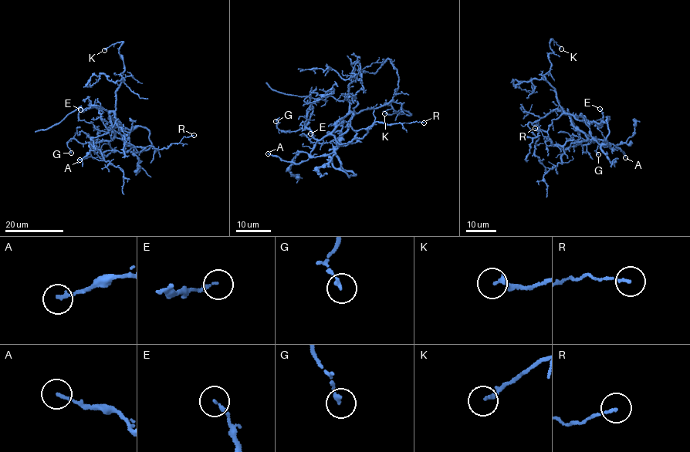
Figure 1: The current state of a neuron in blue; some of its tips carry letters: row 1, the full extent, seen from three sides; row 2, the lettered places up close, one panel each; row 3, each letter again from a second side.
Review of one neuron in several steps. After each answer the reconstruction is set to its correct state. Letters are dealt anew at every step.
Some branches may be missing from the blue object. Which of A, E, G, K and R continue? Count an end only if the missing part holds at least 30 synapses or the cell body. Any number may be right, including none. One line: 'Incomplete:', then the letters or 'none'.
Incomplete: none

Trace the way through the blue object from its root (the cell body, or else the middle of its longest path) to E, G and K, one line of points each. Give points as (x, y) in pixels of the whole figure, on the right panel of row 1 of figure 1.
E: (573, 123), (564, 111), (601, 128), (603, 122), (600, 109)
G: (573, 123), (588, 135), (596, 137), (591, 141), (601, 143), (605, 139), (597, 146), (596, 151), (598, 154)
K: (573, 123), (559, 104), (554, 87), (543, 78), (551, 65), (552, 39), (561, 48)

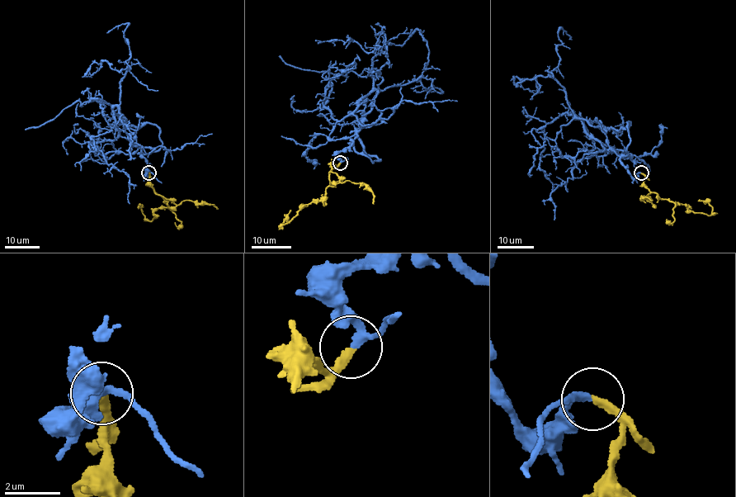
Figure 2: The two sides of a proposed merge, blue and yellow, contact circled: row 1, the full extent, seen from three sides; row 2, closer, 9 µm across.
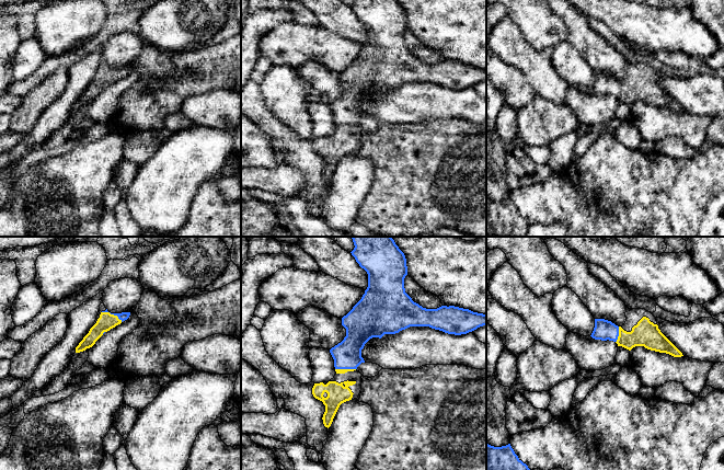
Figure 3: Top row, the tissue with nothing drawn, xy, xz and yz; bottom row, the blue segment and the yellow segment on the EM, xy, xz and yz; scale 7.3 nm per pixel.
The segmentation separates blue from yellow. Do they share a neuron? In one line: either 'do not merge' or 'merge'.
merge

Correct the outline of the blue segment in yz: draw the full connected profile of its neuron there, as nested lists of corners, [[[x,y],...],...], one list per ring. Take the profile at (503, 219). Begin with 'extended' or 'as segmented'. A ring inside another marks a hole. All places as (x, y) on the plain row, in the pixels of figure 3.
as segmented; [[[486,197],[486,237],[525,237],[529,225],[510,198],[494,202]]]

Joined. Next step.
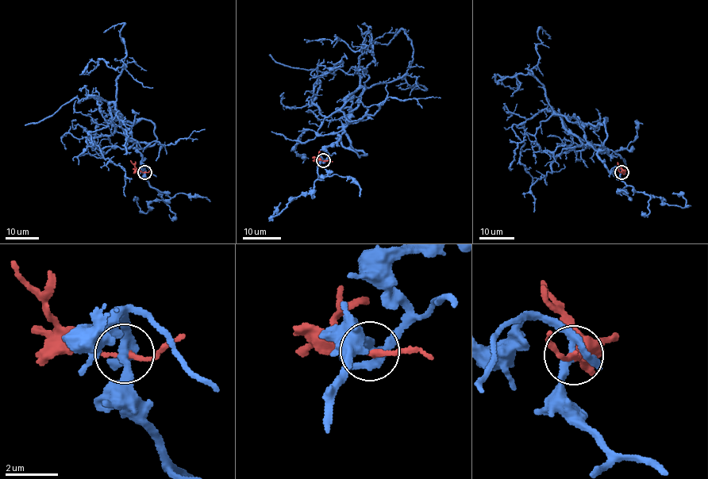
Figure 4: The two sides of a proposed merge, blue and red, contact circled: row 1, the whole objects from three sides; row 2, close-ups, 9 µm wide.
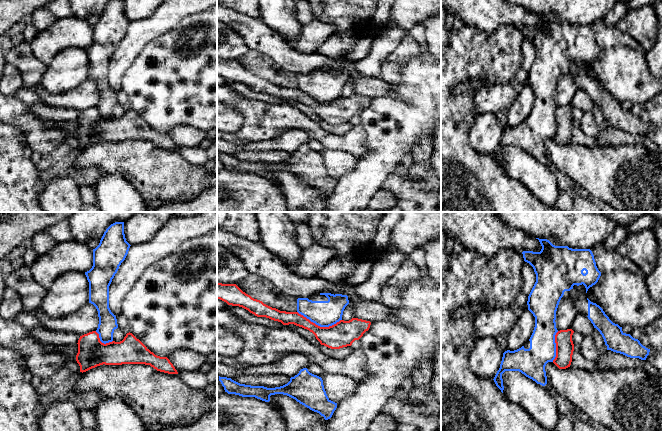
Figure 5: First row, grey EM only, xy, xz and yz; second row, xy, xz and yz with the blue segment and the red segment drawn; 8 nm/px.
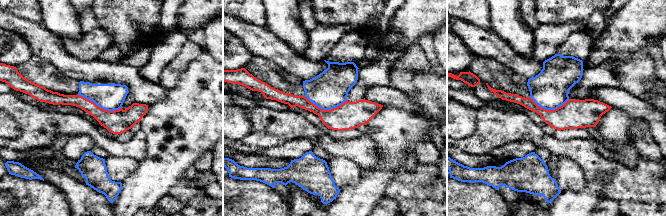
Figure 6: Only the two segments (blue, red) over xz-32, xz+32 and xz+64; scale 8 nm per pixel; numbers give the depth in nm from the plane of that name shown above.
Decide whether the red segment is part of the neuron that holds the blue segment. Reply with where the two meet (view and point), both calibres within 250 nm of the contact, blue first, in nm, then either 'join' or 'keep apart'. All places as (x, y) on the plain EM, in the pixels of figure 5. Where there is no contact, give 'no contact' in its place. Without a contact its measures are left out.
xz (319, 101) | 200/200 nm | keep apart

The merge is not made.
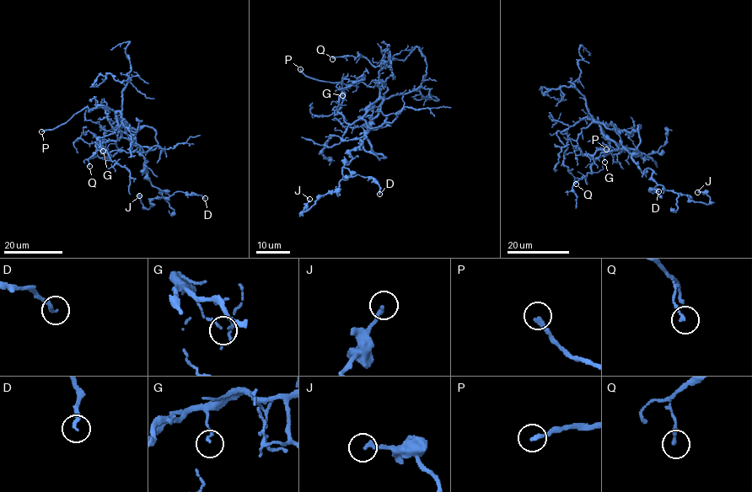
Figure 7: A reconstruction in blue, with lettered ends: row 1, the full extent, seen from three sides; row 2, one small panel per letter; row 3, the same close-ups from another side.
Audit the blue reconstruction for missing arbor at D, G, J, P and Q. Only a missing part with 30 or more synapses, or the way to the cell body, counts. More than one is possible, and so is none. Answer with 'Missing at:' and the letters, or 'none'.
Missing at: P

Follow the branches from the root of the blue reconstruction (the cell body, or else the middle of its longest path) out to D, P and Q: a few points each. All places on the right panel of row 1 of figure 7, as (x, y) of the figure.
D: (620, 134), (620, 143), (637, 168), (652, 171), (658, 192), (649, 189), (658, 191)
P: (620, 134), (587, 116), (592, 118), (593, 122), (598, 119), (609, 142), (606, 149)
Q: (620, 134), (587, 117), (557, 131), (558, 137), (567, 147), (563, 164), (575, 178), (576, 184)

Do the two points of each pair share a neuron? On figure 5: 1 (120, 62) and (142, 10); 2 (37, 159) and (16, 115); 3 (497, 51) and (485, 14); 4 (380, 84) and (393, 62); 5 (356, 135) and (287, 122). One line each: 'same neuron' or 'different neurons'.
1: different neurons
2: different neurons
3: different neurons
4: different neurons
5: same neuron

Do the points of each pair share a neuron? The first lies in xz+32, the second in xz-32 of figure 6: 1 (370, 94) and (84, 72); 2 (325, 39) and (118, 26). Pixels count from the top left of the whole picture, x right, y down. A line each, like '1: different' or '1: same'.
1: same
2: different

